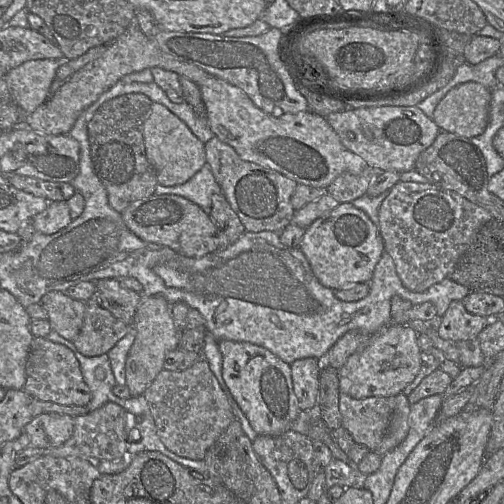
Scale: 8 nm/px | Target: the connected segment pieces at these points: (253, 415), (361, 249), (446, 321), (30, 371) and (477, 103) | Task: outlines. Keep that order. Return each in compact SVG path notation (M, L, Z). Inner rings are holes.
M221 340L222 376L257 435L279 436L290 430L300 408L293 391L290 364L268 349L249 342Z
M340 203L306 228L300 249L318 281L331 290L369 283L376 264L385 252L379 229L352 203Z
M452 301L441 317L437 328L439 337L453 343L477 339L478 334L496 317L485 317L469 313L462 301Z
M34 337L30 344L23 390L32 399L61 405L86 406L91 400L91 391L83 379L74 353L66 346L42 337Z
M477 82L451 89L437 104L432 120L440 130L471 139L487 126L491 90Z

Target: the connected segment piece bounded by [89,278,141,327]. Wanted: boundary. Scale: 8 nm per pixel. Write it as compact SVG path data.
M115 278L102 279L95 283L96 291L89 301L97 303L131 327L141 294L122 286Z

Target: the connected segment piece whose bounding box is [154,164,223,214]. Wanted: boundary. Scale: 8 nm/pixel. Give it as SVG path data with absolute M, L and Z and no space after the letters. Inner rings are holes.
M204 165L191 179L181 185L162 186L158 184L154 195L172 194L182 196L200 206L208 214L215 194L223 192L213 176L210 167Z

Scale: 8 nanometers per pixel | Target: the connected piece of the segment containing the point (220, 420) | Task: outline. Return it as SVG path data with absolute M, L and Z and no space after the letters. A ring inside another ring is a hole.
M203 356L182 371L163 369L143 396L162 443L176 455L191 460L203 460L207 450L235 418L226 395Z

